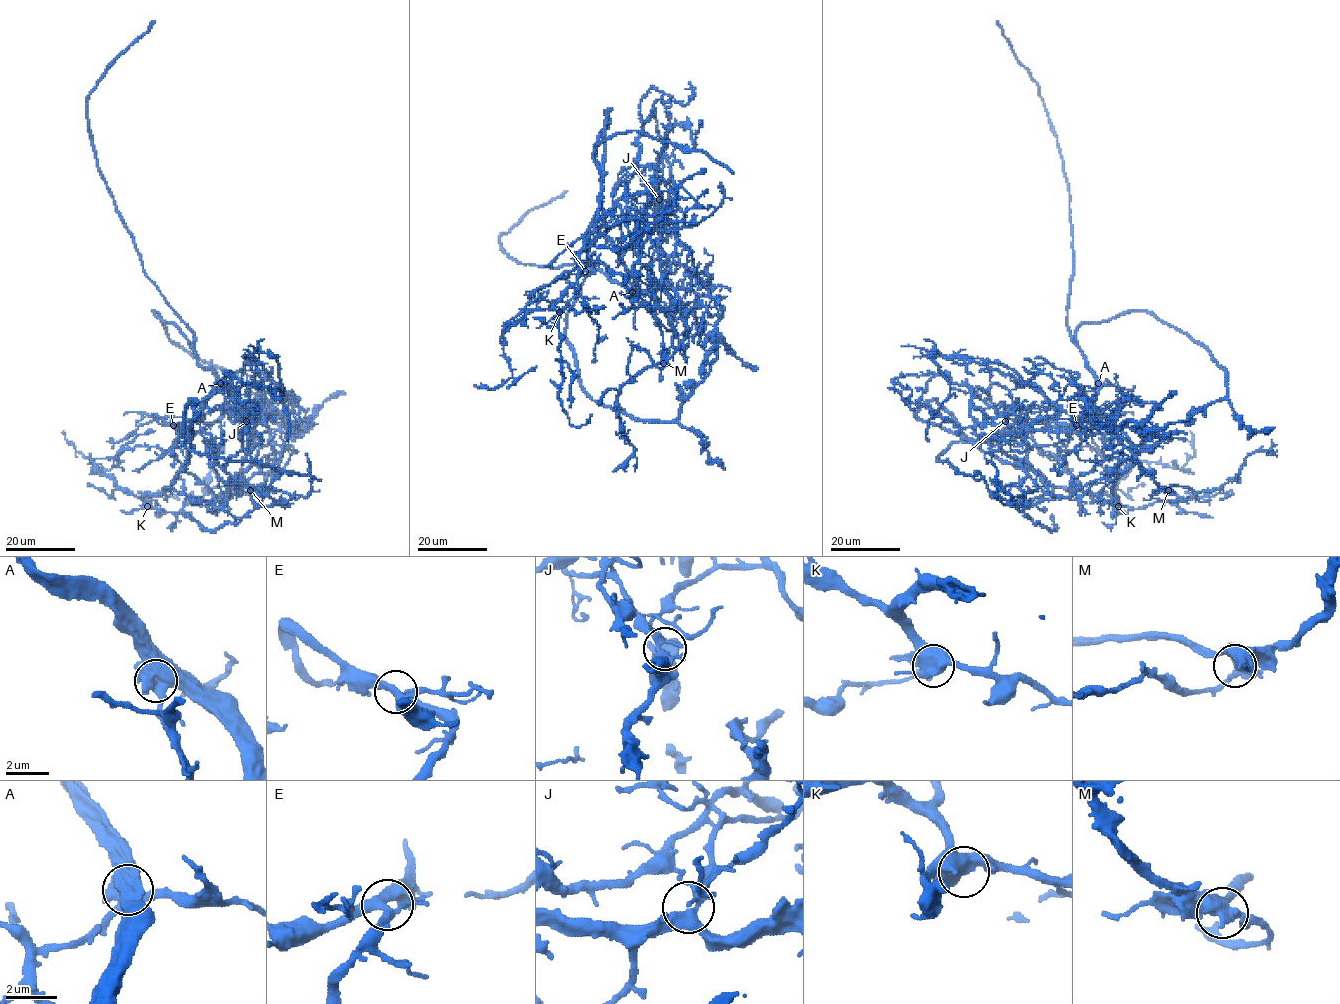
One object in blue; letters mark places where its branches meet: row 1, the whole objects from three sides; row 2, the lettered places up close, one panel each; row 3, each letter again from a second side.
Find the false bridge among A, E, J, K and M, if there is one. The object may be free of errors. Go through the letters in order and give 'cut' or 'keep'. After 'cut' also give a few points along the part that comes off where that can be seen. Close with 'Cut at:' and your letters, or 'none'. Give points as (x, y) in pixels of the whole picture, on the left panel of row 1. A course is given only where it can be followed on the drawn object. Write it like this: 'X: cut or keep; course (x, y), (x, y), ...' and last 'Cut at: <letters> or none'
A: cut; course (219, 384), (224, 414), (213, 423), (185, 425), (188, 461), (163, 493), (128, 494), (77, 452), (64, 431)
E: keep
J: keep
K: keep
M: keep
Cut at: A

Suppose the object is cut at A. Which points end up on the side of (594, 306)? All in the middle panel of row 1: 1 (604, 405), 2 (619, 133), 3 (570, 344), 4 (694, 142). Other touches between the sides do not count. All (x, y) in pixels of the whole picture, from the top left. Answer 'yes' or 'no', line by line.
1: no
2: yes
3: no
4: no

